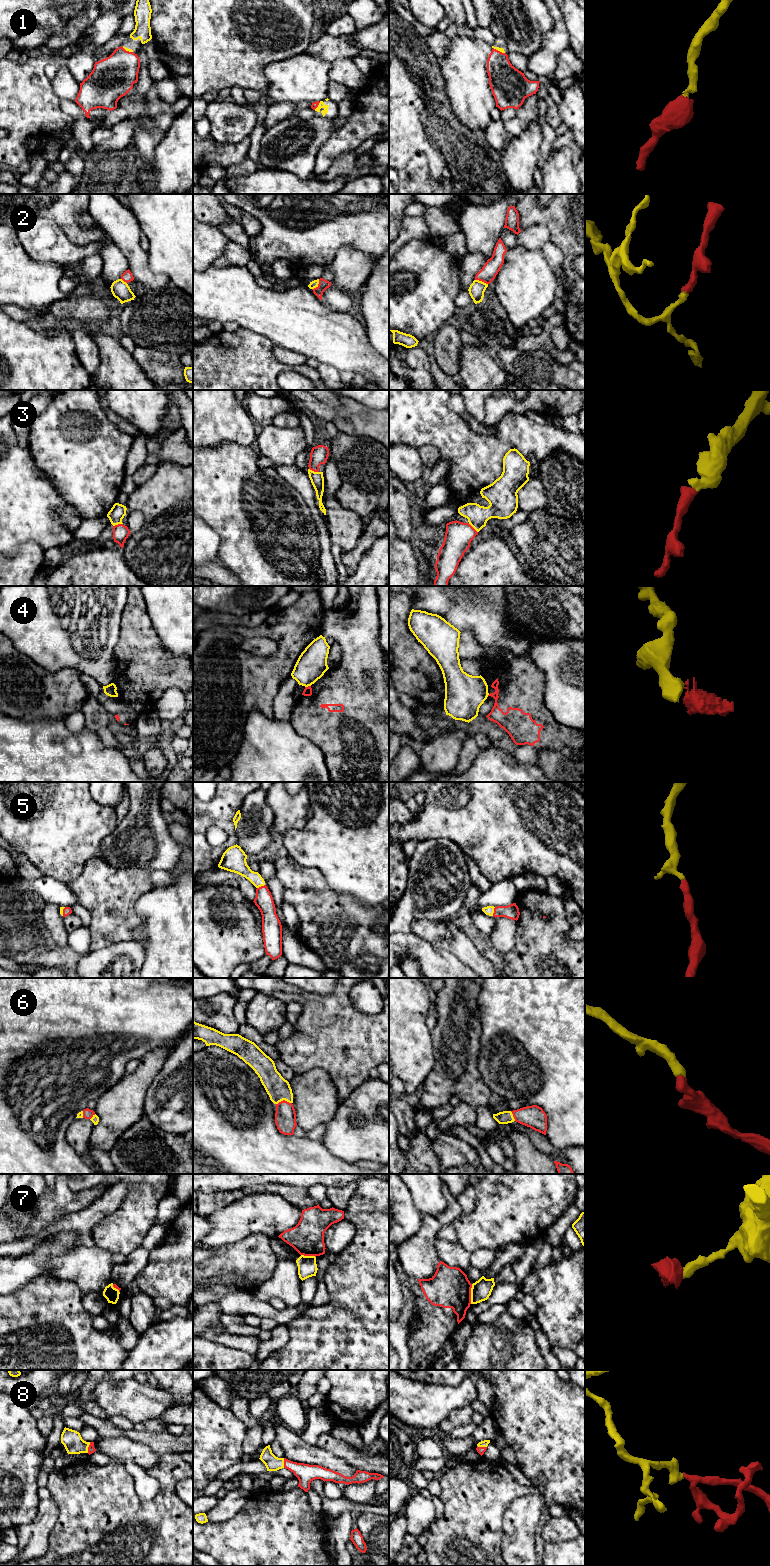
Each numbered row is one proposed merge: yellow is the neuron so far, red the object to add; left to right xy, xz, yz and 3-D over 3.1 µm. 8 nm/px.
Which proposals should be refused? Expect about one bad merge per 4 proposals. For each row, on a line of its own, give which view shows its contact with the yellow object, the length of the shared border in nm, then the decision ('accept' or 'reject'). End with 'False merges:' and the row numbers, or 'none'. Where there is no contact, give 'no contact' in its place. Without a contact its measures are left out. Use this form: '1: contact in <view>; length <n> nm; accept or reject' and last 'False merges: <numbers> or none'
1: contact in yz; length 110 nm; accept
2: contact in xz; length 110 nm; reject
3: contact in xy; length 80 nm; accept
4: contact in xz; length 50 nm; reject
5: contact in yz; length 80 nm; accept
6: contact in xz; length 130 nm; accept
7: contact in yz; length 160 nm; reject
8: contact in xy; length 90 nm; accept
False merges: 2, 4, 7

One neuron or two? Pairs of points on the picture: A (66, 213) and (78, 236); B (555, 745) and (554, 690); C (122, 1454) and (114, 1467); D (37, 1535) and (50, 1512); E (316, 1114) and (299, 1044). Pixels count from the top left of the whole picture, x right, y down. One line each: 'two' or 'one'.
A: one
B: two
C: two
D: one
E: two

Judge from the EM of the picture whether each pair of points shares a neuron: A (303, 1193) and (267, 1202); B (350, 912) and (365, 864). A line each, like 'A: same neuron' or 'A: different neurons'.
A: different neurons
B: different neurons

